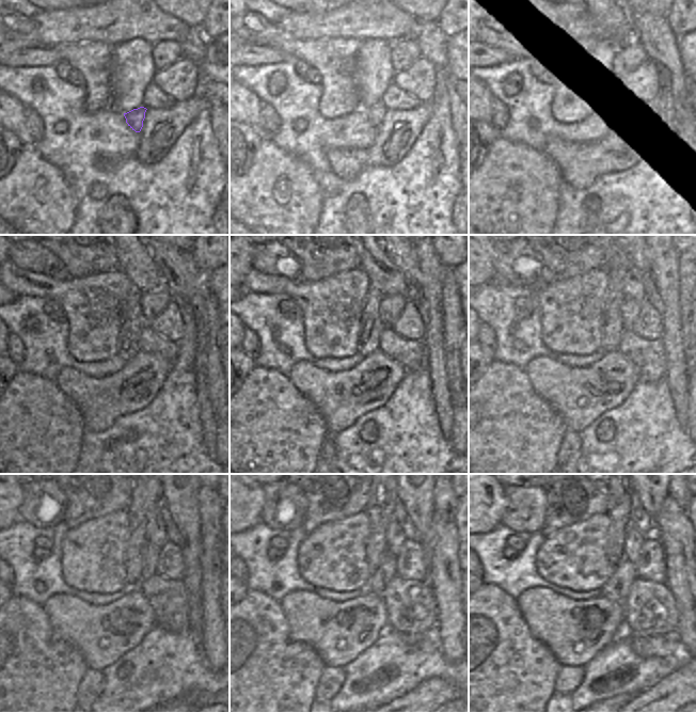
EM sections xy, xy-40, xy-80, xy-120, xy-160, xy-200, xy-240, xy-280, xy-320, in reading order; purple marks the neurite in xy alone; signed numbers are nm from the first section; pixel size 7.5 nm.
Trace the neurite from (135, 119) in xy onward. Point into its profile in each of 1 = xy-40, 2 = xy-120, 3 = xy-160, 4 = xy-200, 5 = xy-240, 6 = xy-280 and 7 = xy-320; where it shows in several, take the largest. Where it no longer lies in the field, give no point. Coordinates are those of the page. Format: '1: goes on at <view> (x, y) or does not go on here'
1: goes on at xy-40 (374, 114)
2: goes on at xy-120 (132, 321)
3: goes on at xy-160 (372, 323)
4: goes on at xy-200 (612, 323)
5: goes on at xy-240 (145, 495)
6: goes on at xy-280 (382, 495)
7: goes on at xy-320 (619, 495)

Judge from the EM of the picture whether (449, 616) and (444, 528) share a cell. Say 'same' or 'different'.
same

